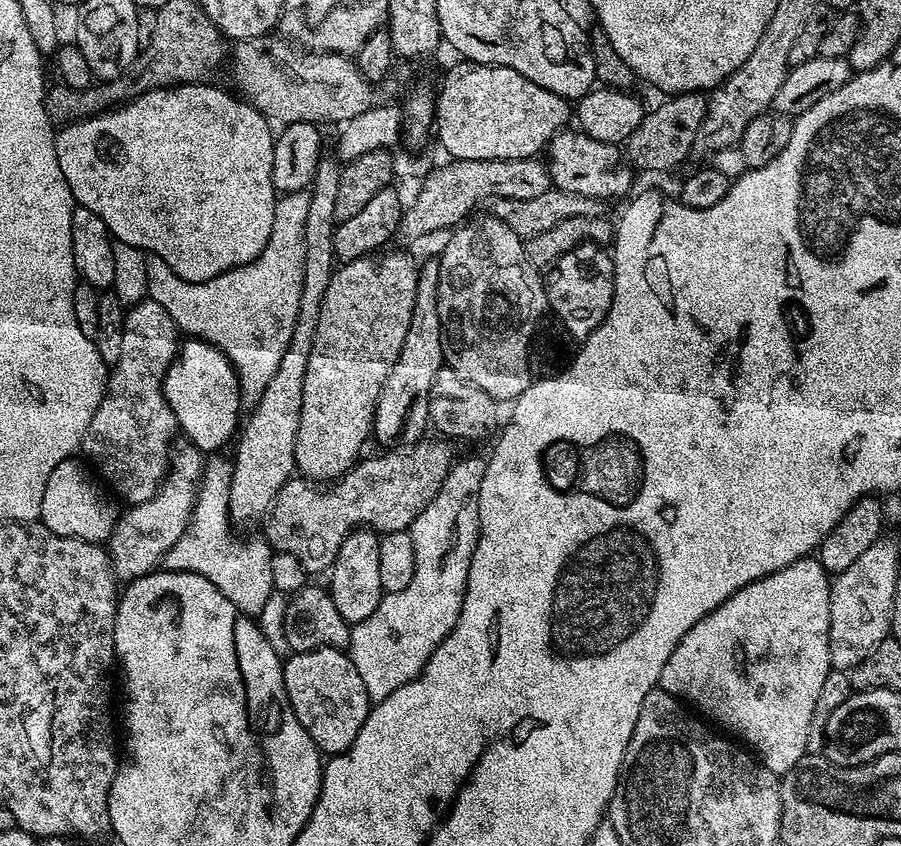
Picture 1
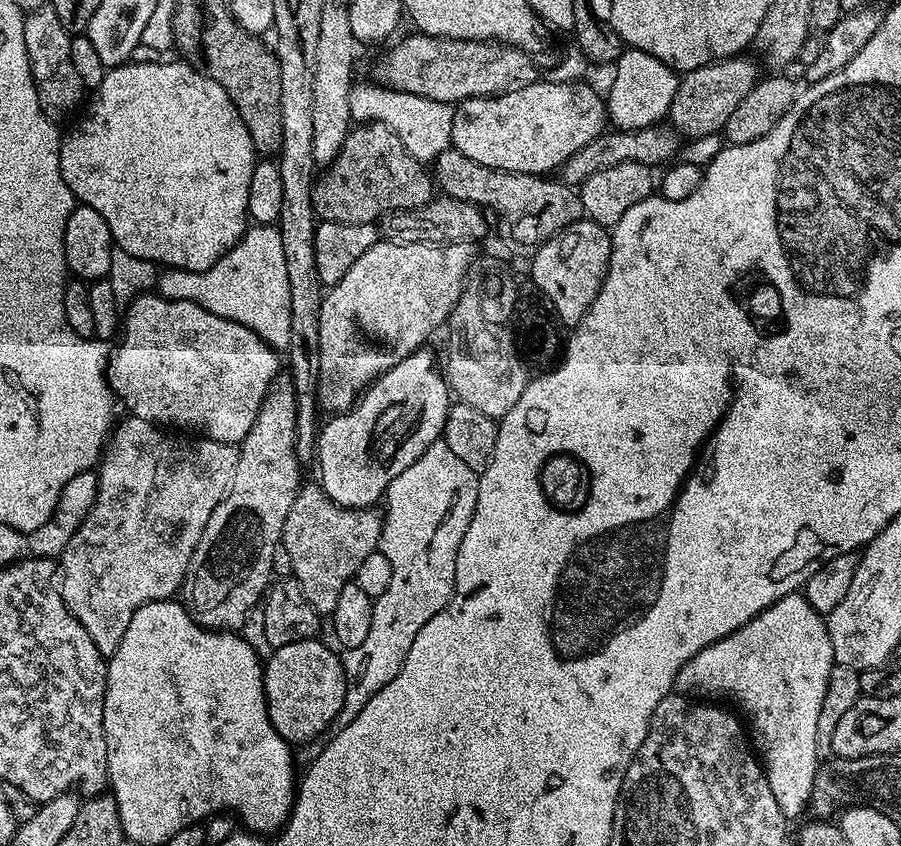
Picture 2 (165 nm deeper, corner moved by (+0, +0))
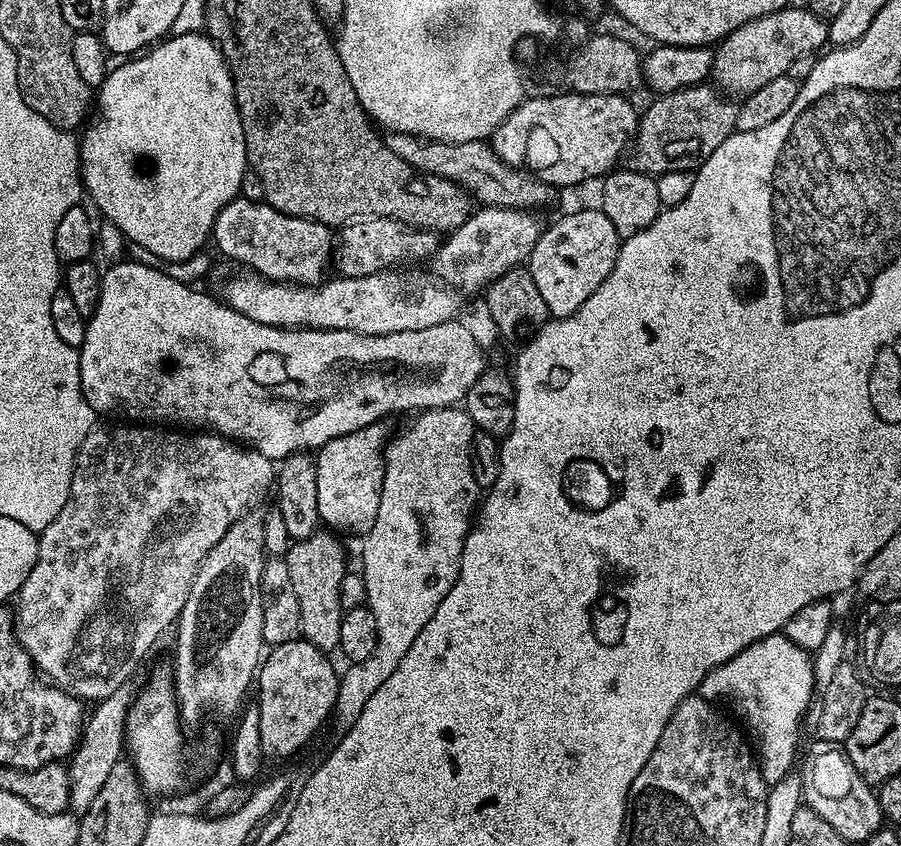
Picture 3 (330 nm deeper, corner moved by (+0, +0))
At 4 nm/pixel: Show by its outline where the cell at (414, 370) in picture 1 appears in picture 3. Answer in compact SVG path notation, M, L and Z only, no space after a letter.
M377 422L360 431L341 432L316 452L318 512L321 521L333 531L365 536L373 528L385 480L384 450L388 433Z

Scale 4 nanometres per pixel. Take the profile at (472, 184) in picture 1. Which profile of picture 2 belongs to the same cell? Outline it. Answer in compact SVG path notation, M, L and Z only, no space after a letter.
M671 126L642 130L605 130L598 138L586 142L586 146L578 150L578 154L568 159L564 167L559 169L558 176L566 184L579 186L586 182L586 178L590 178L590 174L598 174L598 170L610 170L610 166L618 166L622 162L664 166L677 159L676 151L679 150L680 143L682 143L681 137Z

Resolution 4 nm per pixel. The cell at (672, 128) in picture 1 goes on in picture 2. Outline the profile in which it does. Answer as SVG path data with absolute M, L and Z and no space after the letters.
M747 55L729 56L726 60L715 60L713 64L690 70L680 76L678 94L670 106L667 119L681 137L712 136L723 133L730 114L750 94L756 84L756 64L747 60Z

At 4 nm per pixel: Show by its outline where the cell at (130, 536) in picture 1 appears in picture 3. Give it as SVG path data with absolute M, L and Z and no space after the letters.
M136 422L116 423L120 424L112 424L109 428L93 428L91 434L82 442L76 455L66 506L62 506L62 514L58 514L58 518L54 518L54 522L50 522L50 526L46 526L46 530L39 533L40 545L34 570L30 570L26 582L20 587L14 600L14 635L17 642L25 648L33 664L55 687L76 696L81 702L105 700L107 696L114 694L114 690L133 679L131 676L135 674L136 667L143 662L144 655L155 646L156 639L179 621L182 606L186 606L186 598L190 594L190 586L206 554L210 554L210 550L214 550L218 542L222 542L226 530L230 530L236 519L253 507L252 499L255 498L256 491L259 488L271 489L274 484L273 461L266 459L261 452L255 452L253 448L219 434L193 434L188 430L141 426Z

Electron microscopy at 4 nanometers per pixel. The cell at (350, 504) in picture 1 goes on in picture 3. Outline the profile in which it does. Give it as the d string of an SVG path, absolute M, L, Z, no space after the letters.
M317 530L305 540L297 540L288 549L290 582L294 582L294 594L298 594L298 610L302 610L300 634L321 650L339 649L342 634L342 618L346 609L340 604L339 586L346 573L344 548L335 540L331 531Z

